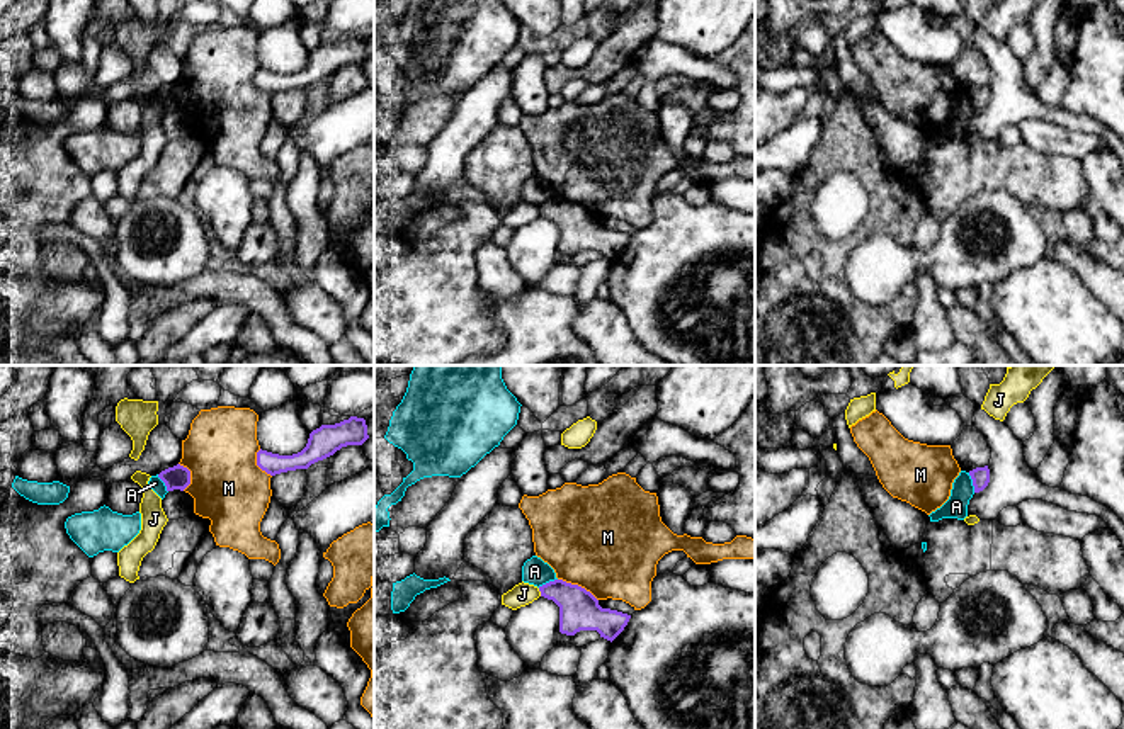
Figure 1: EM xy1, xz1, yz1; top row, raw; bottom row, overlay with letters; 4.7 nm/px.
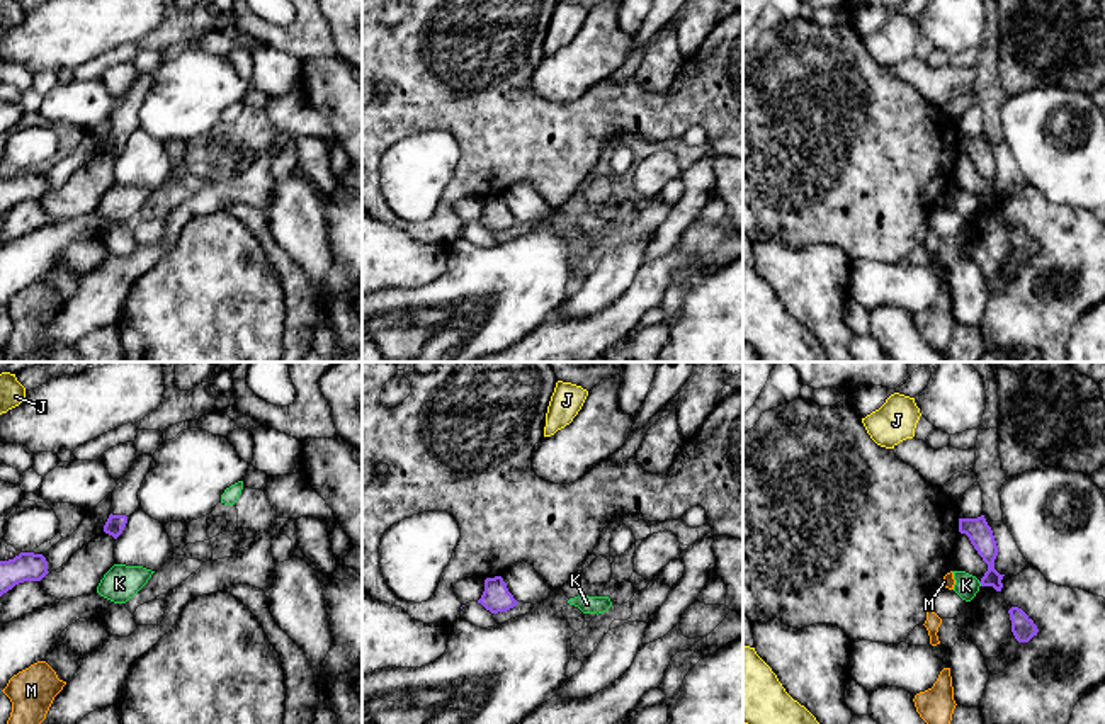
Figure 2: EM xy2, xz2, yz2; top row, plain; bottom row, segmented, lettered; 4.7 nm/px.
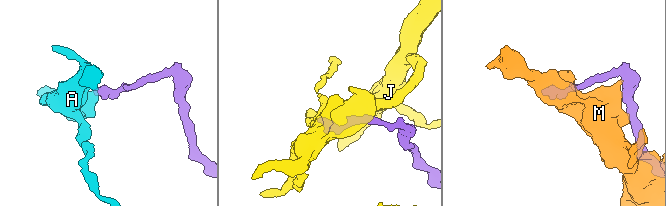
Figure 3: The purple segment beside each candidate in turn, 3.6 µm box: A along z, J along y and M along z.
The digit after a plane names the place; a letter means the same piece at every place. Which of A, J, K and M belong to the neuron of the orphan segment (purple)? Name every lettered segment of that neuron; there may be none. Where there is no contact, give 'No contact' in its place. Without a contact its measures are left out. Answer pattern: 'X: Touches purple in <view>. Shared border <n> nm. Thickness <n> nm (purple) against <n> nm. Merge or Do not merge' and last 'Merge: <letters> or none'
A: Touches purple in yz1. Shared border 100 nm. Thickness 90 nm (purple) against 110 nm. Do not merge
J: Touches purple in xz1. Shared border 40 nm. Thickness 190 nm (purple) against 110 nm. Do not merge
K: Touches purple in yz2. Shared border 30 nm. Thickness 120 nm (purple) against 110 nm. Do not merge
M: Touches purple in xz1. Shared border 220 nm. Thickness 190 nm (purple) against 500 nm. Do not merge
Merge: none

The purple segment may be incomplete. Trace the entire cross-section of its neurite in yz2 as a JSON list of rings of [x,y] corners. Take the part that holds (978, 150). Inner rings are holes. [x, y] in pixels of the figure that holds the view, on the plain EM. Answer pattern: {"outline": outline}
{"outline": [[[984,134],[978,138],[959,138],[959,151],[966,153],[978,170],[978,173],[983,177],[983,180],[988,184],[988,190],[981,197],[981,206],[993,206],[996,211],[1001,211],[1003,207],[1003,195],[994,189],[994,178],[998,175],[998,165],[993,155],[991,146],[988,144]]]}

